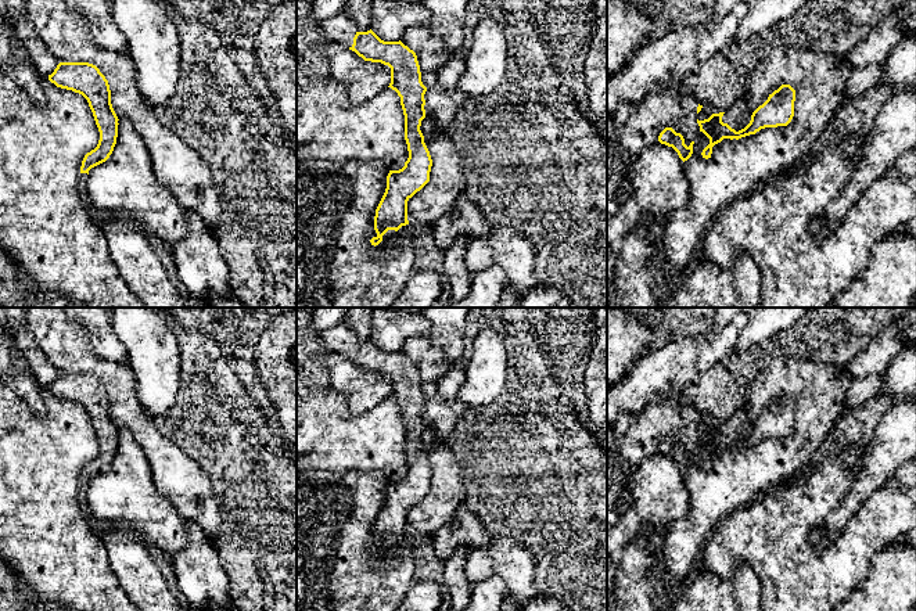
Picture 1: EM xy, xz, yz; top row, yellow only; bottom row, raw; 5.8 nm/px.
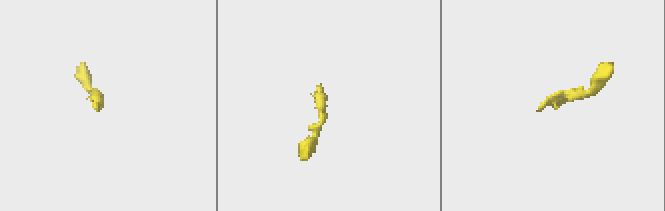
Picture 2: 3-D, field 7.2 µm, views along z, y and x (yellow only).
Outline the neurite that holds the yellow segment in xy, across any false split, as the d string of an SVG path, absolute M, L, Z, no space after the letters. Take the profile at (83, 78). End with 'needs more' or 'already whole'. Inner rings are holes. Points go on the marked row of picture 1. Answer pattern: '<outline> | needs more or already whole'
M60 62L49 80L57 87L82 94L93 112L100 132L100 140L94 150L82 161L80 173L105 162L114 151L118 137L118 116L111 104L108 80L100 69L89 62Z | already whole

